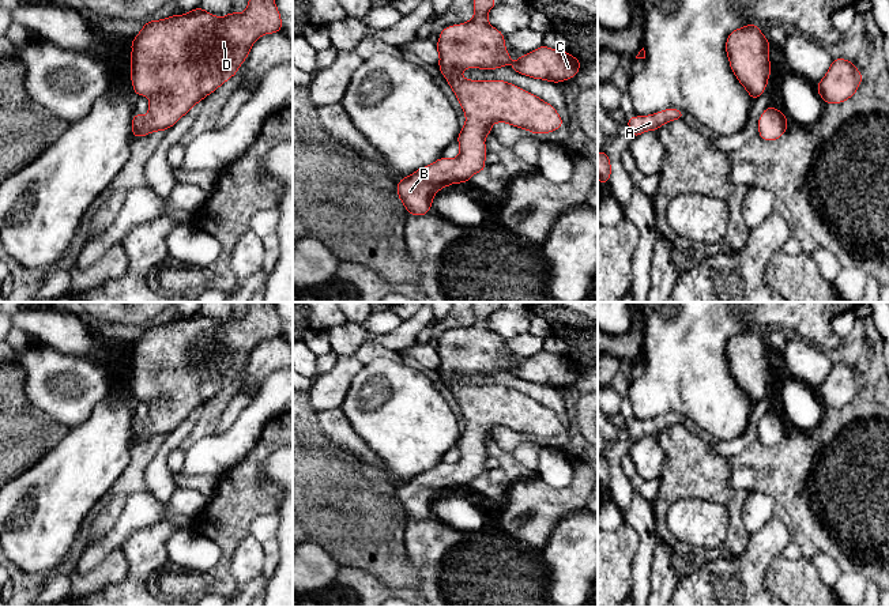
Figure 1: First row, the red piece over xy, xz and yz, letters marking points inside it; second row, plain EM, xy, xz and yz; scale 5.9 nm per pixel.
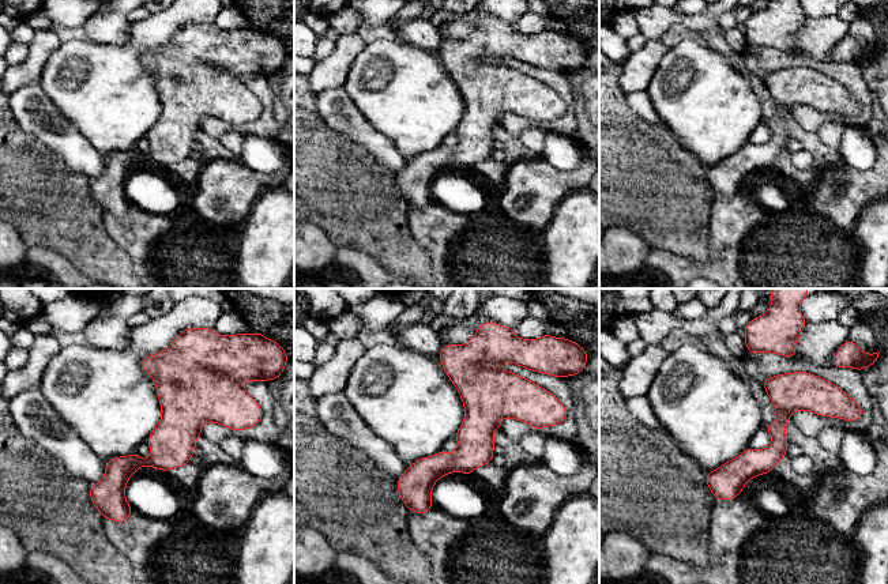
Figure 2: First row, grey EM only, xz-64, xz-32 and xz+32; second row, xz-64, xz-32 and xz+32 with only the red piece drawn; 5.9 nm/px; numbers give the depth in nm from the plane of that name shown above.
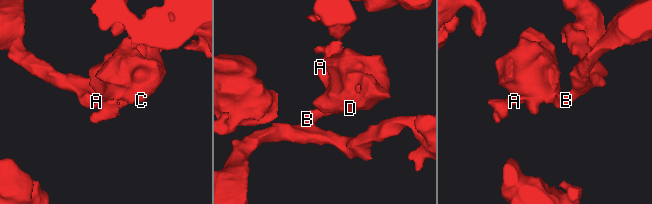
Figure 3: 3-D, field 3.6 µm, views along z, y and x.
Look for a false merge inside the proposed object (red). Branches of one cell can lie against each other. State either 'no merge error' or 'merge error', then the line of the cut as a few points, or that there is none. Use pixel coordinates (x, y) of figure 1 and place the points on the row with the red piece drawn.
no merge error; no cut

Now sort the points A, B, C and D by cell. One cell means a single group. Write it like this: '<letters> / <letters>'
A B C D

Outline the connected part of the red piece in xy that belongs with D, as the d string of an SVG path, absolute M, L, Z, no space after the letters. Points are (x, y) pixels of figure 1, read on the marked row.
M249 0L242 14L230 11L222 18L197 7L184 15L146 22L131 41L131 80L135 95L150 98L147 116L133 113L133 137L173 127L197 102L237 73L259 37L279 31L282 18L274 0Z

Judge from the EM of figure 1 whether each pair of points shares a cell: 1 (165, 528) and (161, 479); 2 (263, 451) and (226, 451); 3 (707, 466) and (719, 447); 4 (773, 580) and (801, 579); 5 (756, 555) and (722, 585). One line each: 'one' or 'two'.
1: two
2: two
3: two
4: one
5: one

